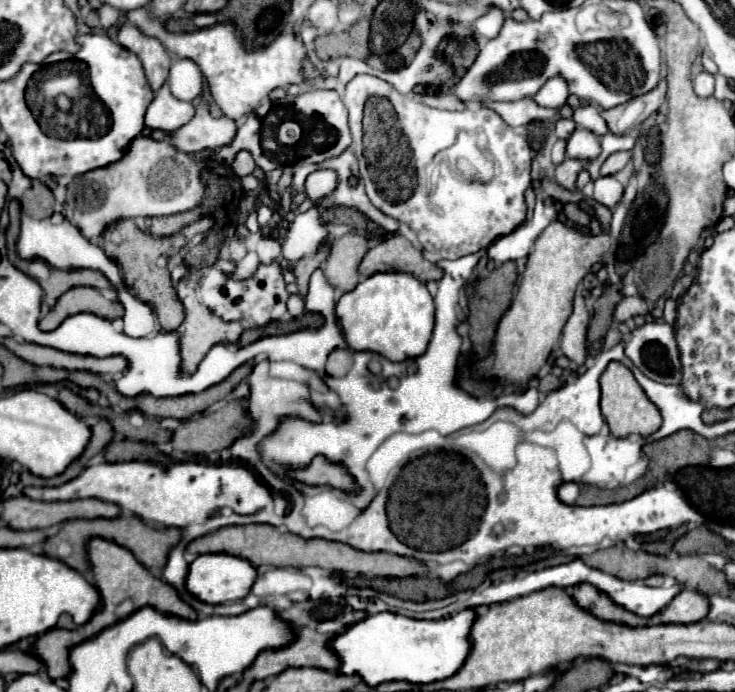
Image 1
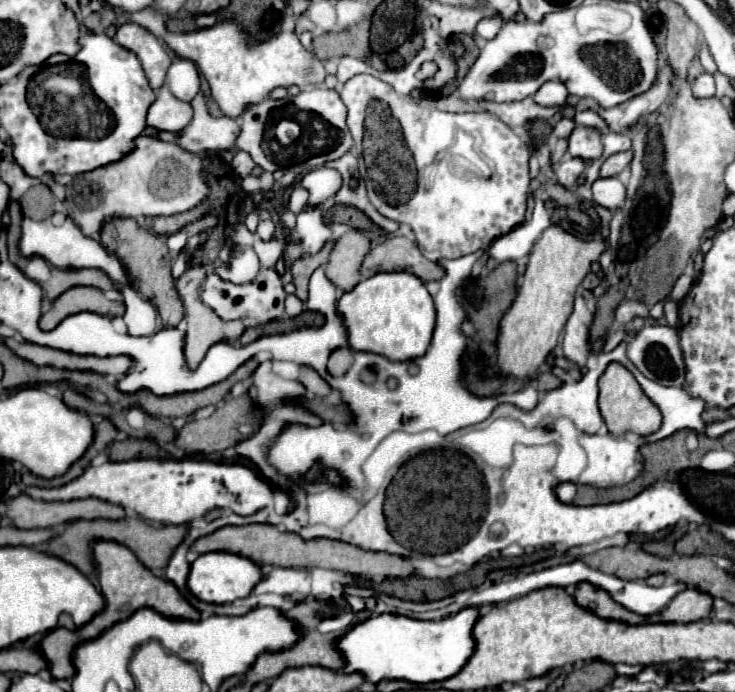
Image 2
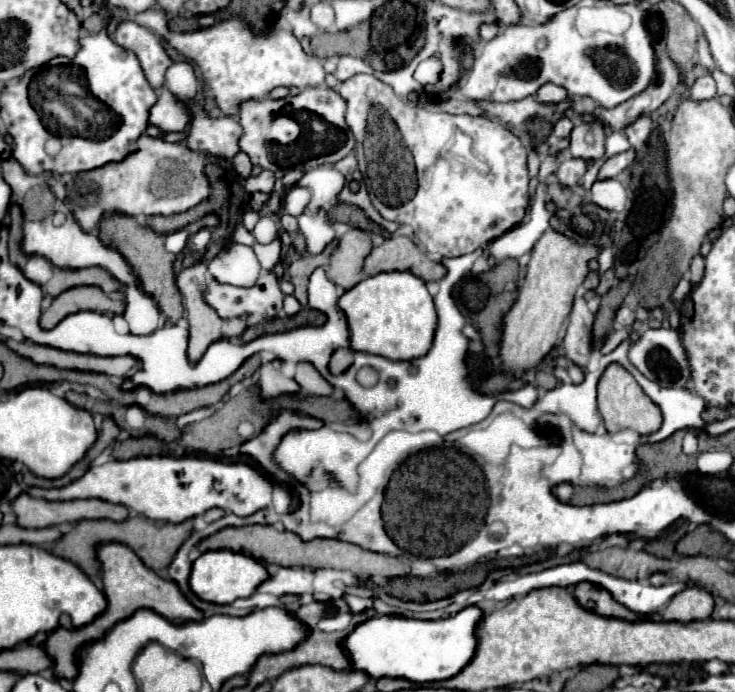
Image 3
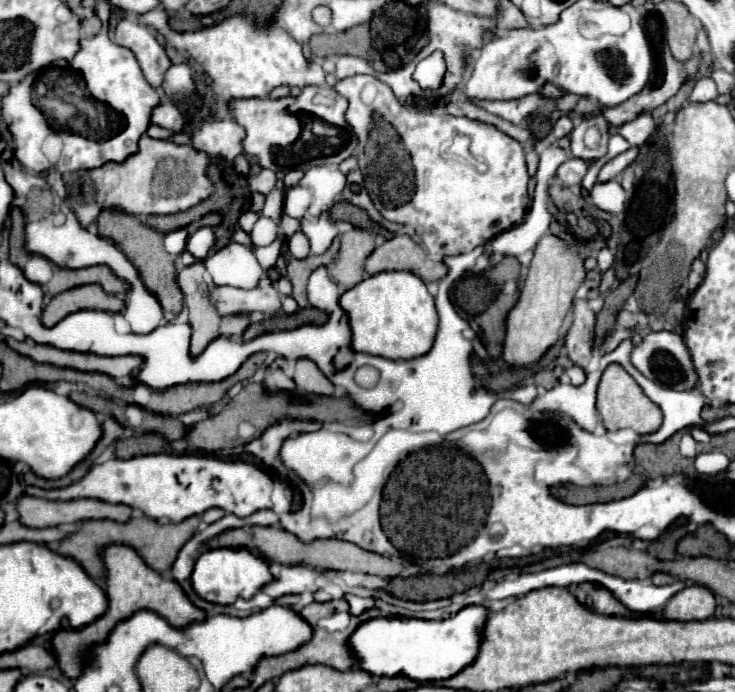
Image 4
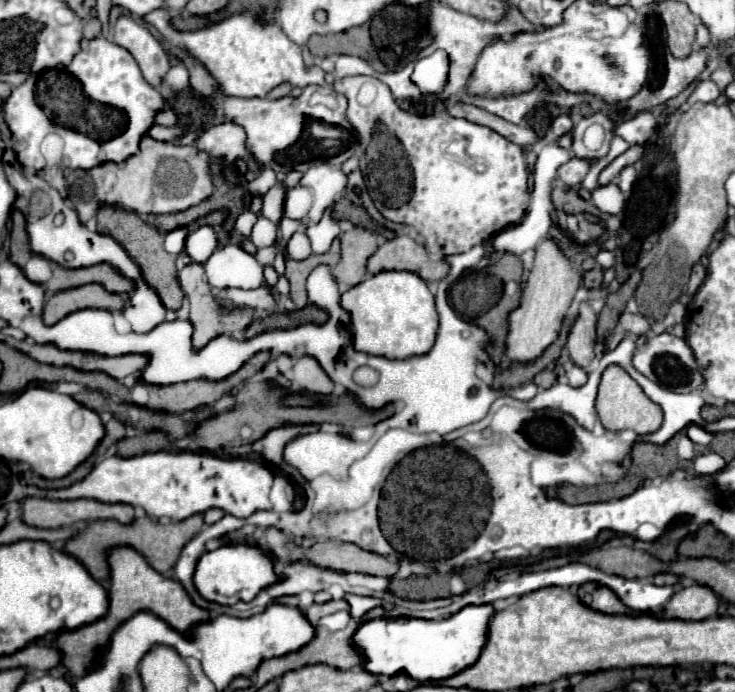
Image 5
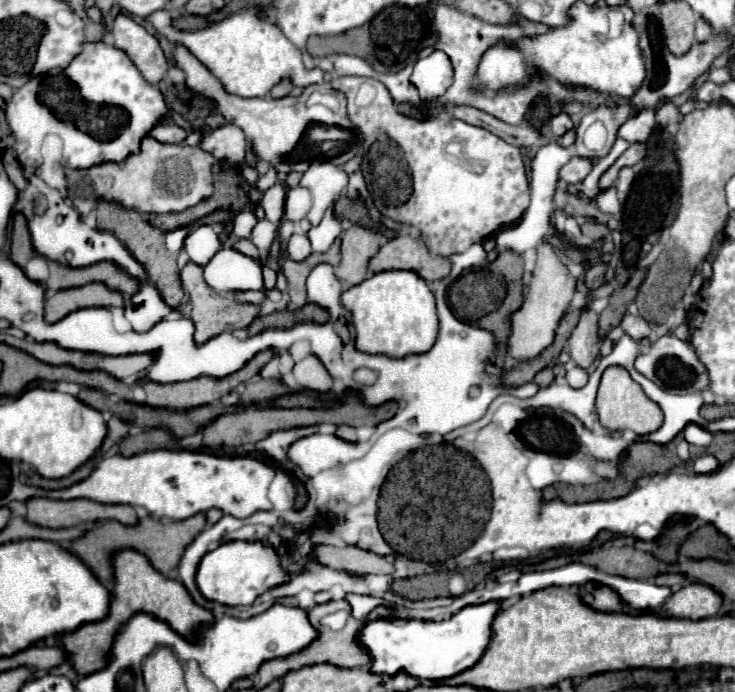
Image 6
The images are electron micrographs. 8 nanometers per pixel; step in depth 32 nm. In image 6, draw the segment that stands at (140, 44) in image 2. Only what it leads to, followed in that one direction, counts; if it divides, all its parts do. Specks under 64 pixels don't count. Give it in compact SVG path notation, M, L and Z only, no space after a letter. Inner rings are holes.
M118 14L114 18L114 46L124 50L146 82L158 86L164 72L168 70L166 56L158 44L158 40L144 28L142 24L134 22L126 14Z

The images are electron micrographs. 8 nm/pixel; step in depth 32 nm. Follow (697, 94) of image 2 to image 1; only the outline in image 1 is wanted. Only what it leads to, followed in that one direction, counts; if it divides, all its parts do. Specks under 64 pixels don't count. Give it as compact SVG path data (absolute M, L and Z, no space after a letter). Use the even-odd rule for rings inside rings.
M700 72L696 78L694 78L694 92L696 96L700 98L708 98L714 94L714 76L708 74L708 72Z

